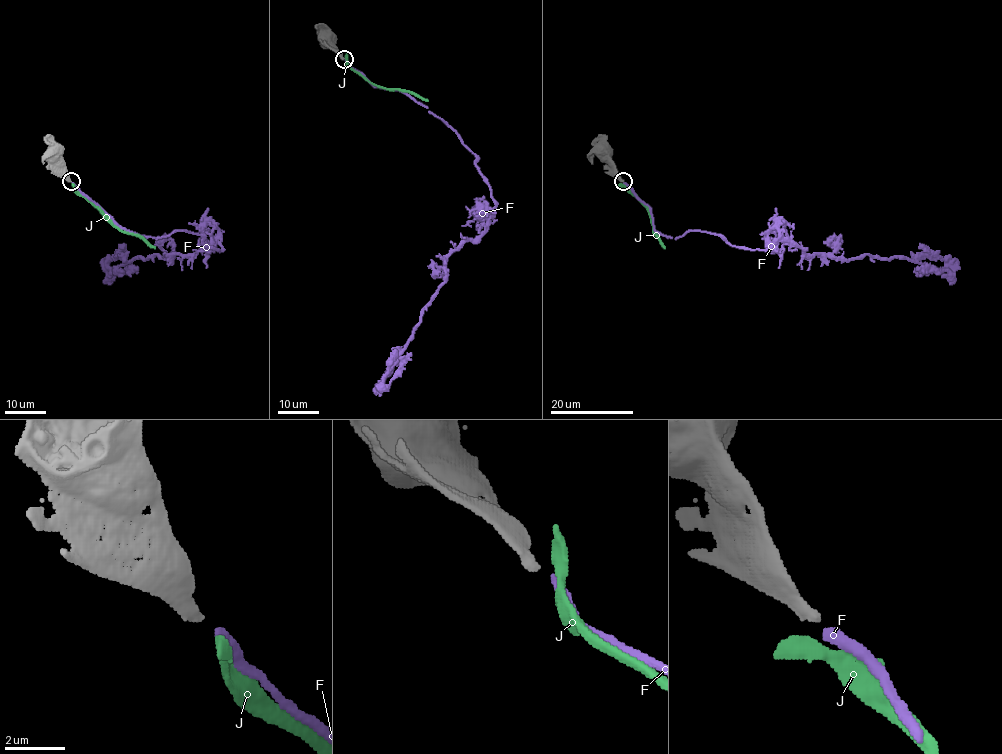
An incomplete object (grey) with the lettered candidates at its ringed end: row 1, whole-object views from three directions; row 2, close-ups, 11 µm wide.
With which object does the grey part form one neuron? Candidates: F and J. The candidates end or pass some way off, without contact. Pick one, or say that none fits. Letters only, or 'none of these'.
F

